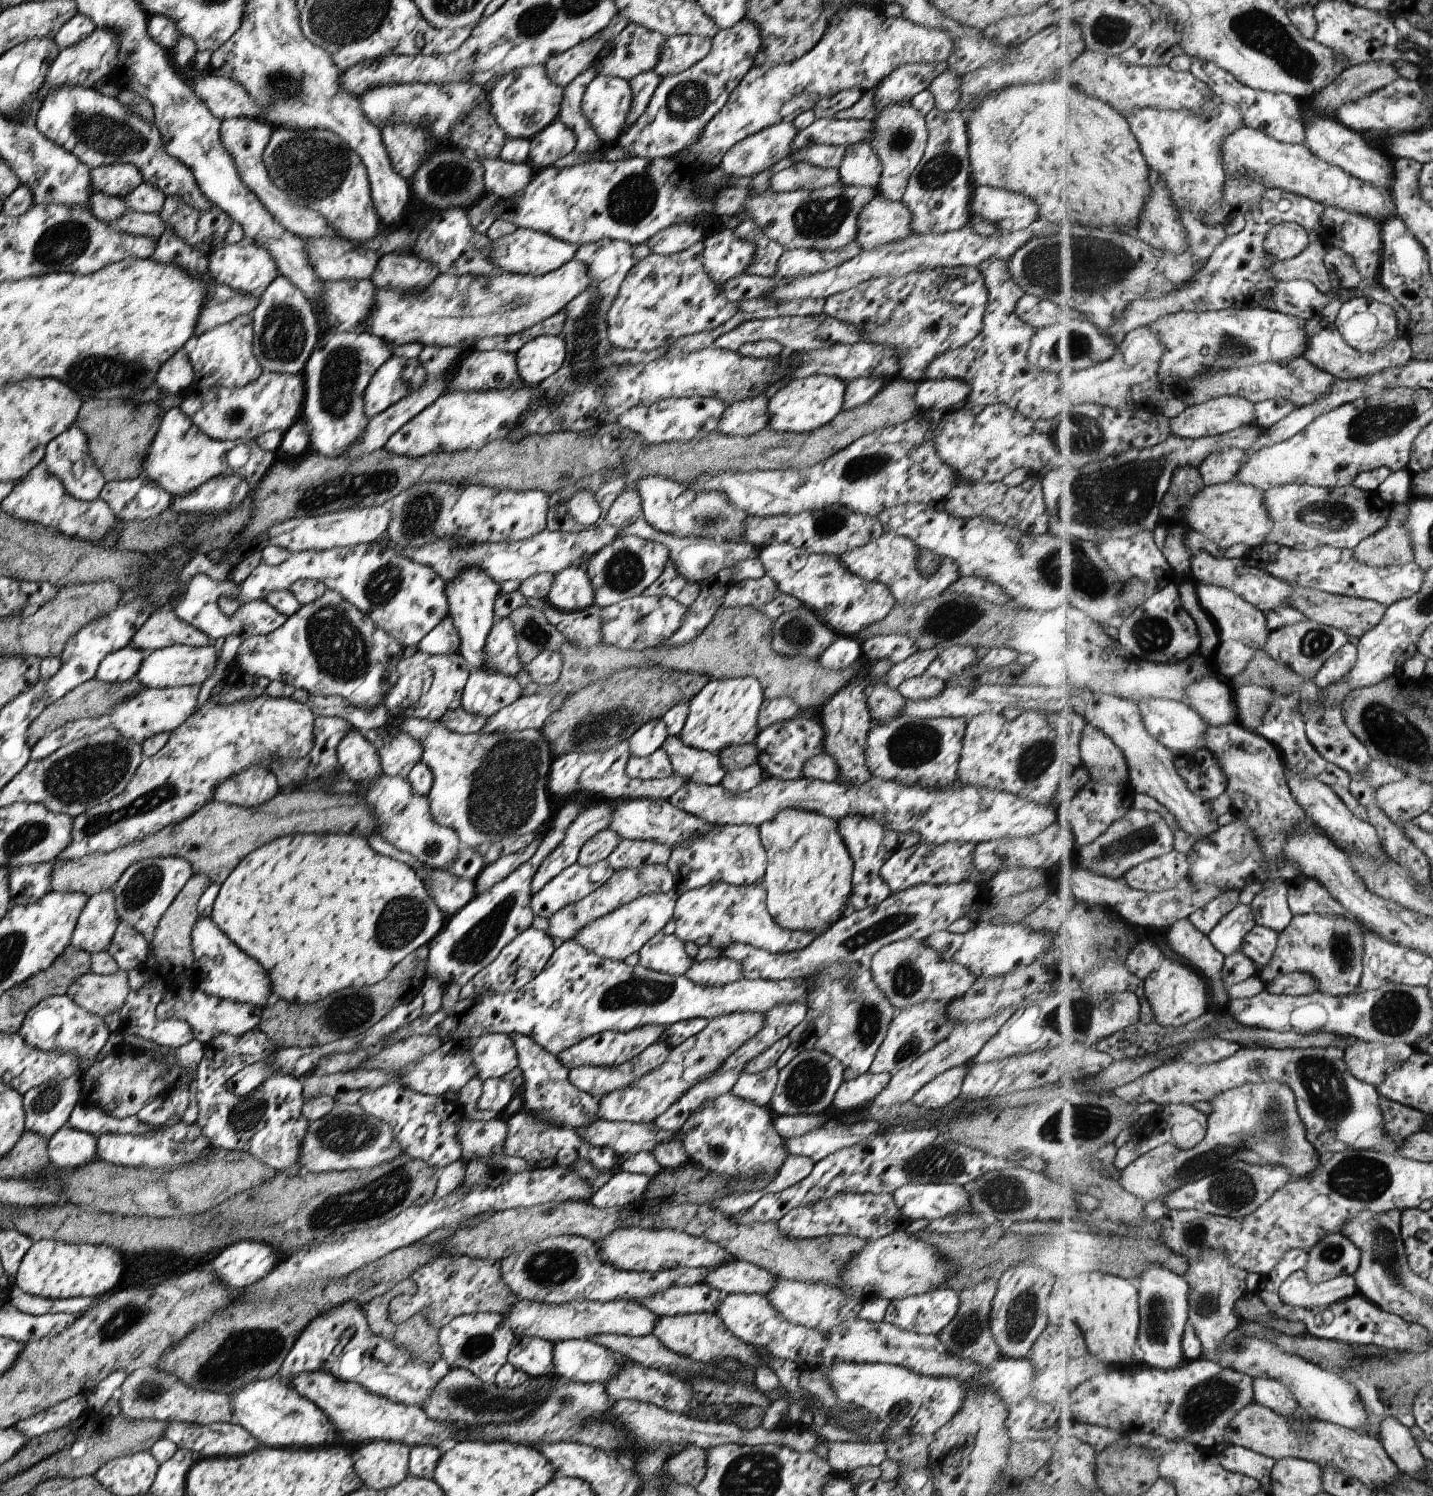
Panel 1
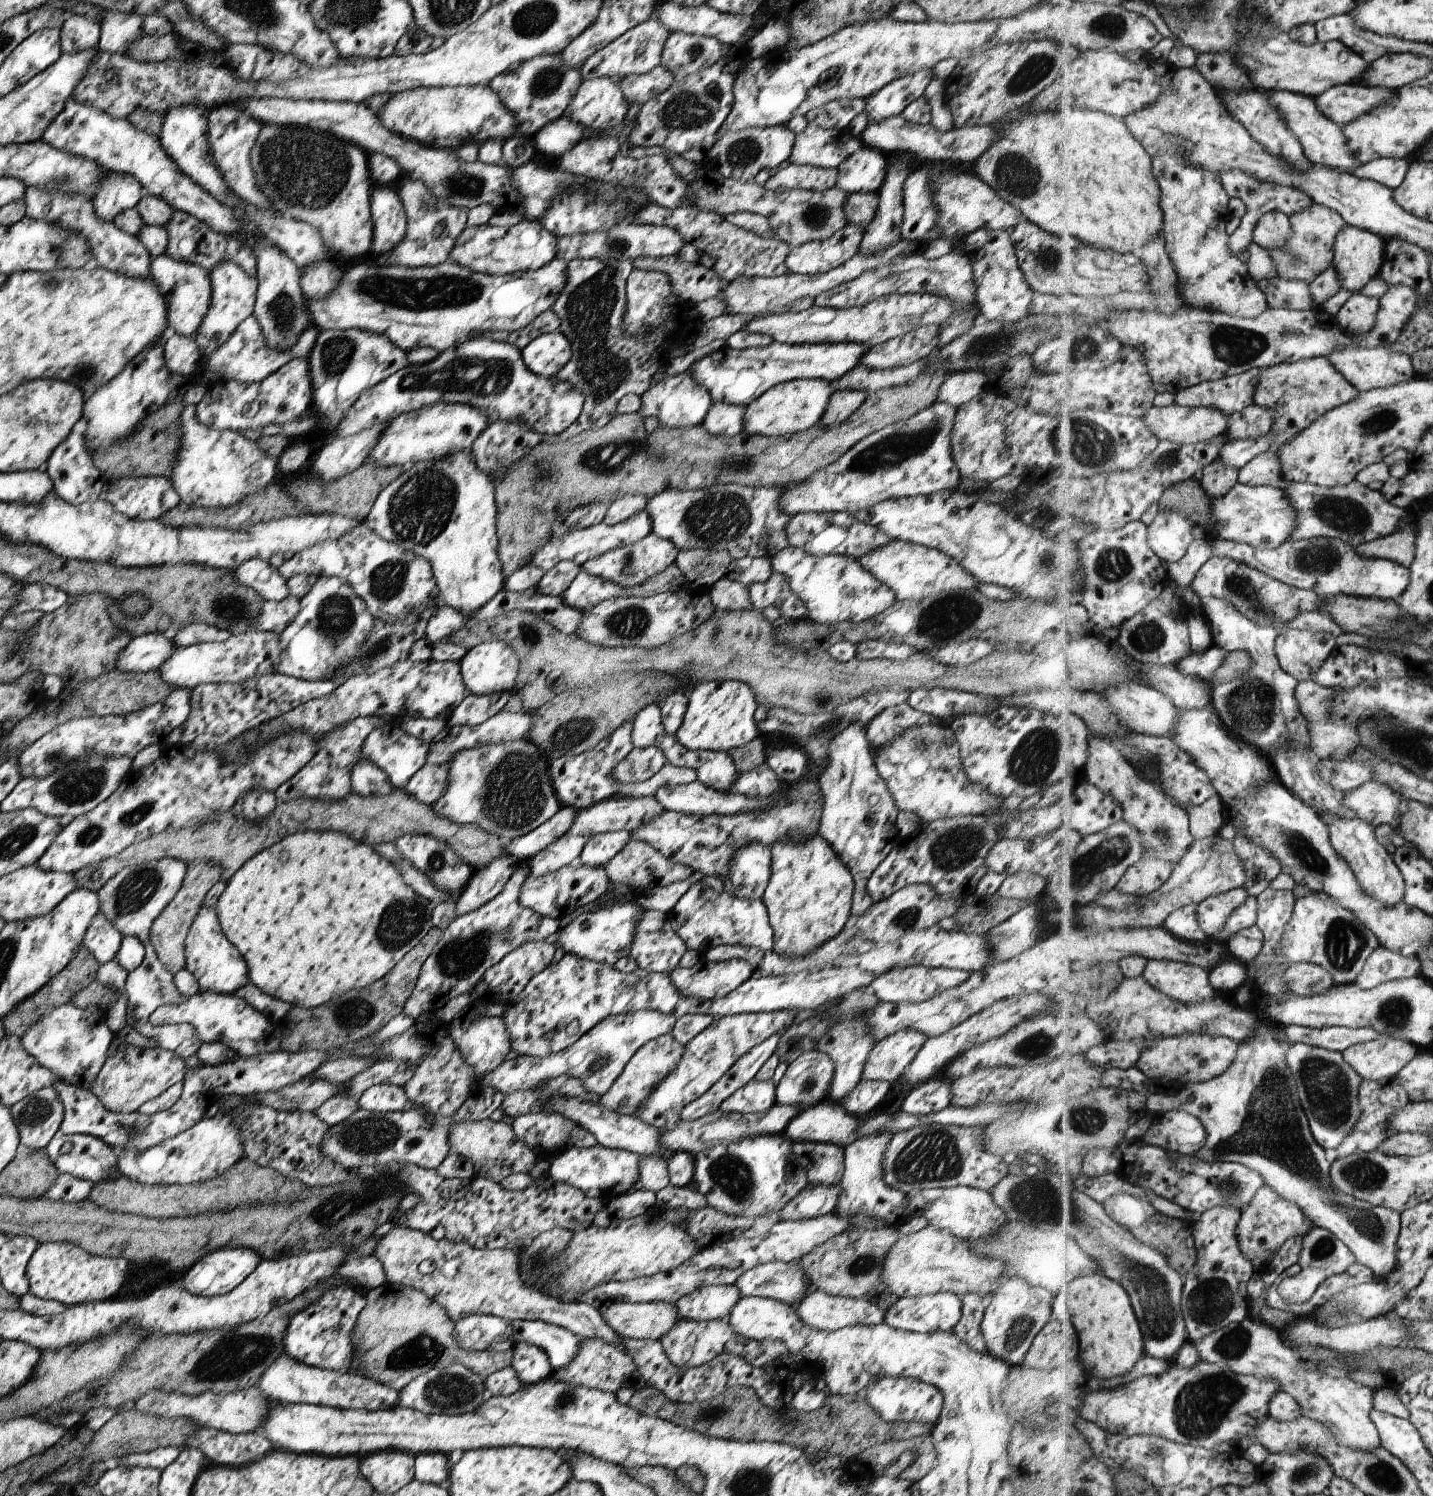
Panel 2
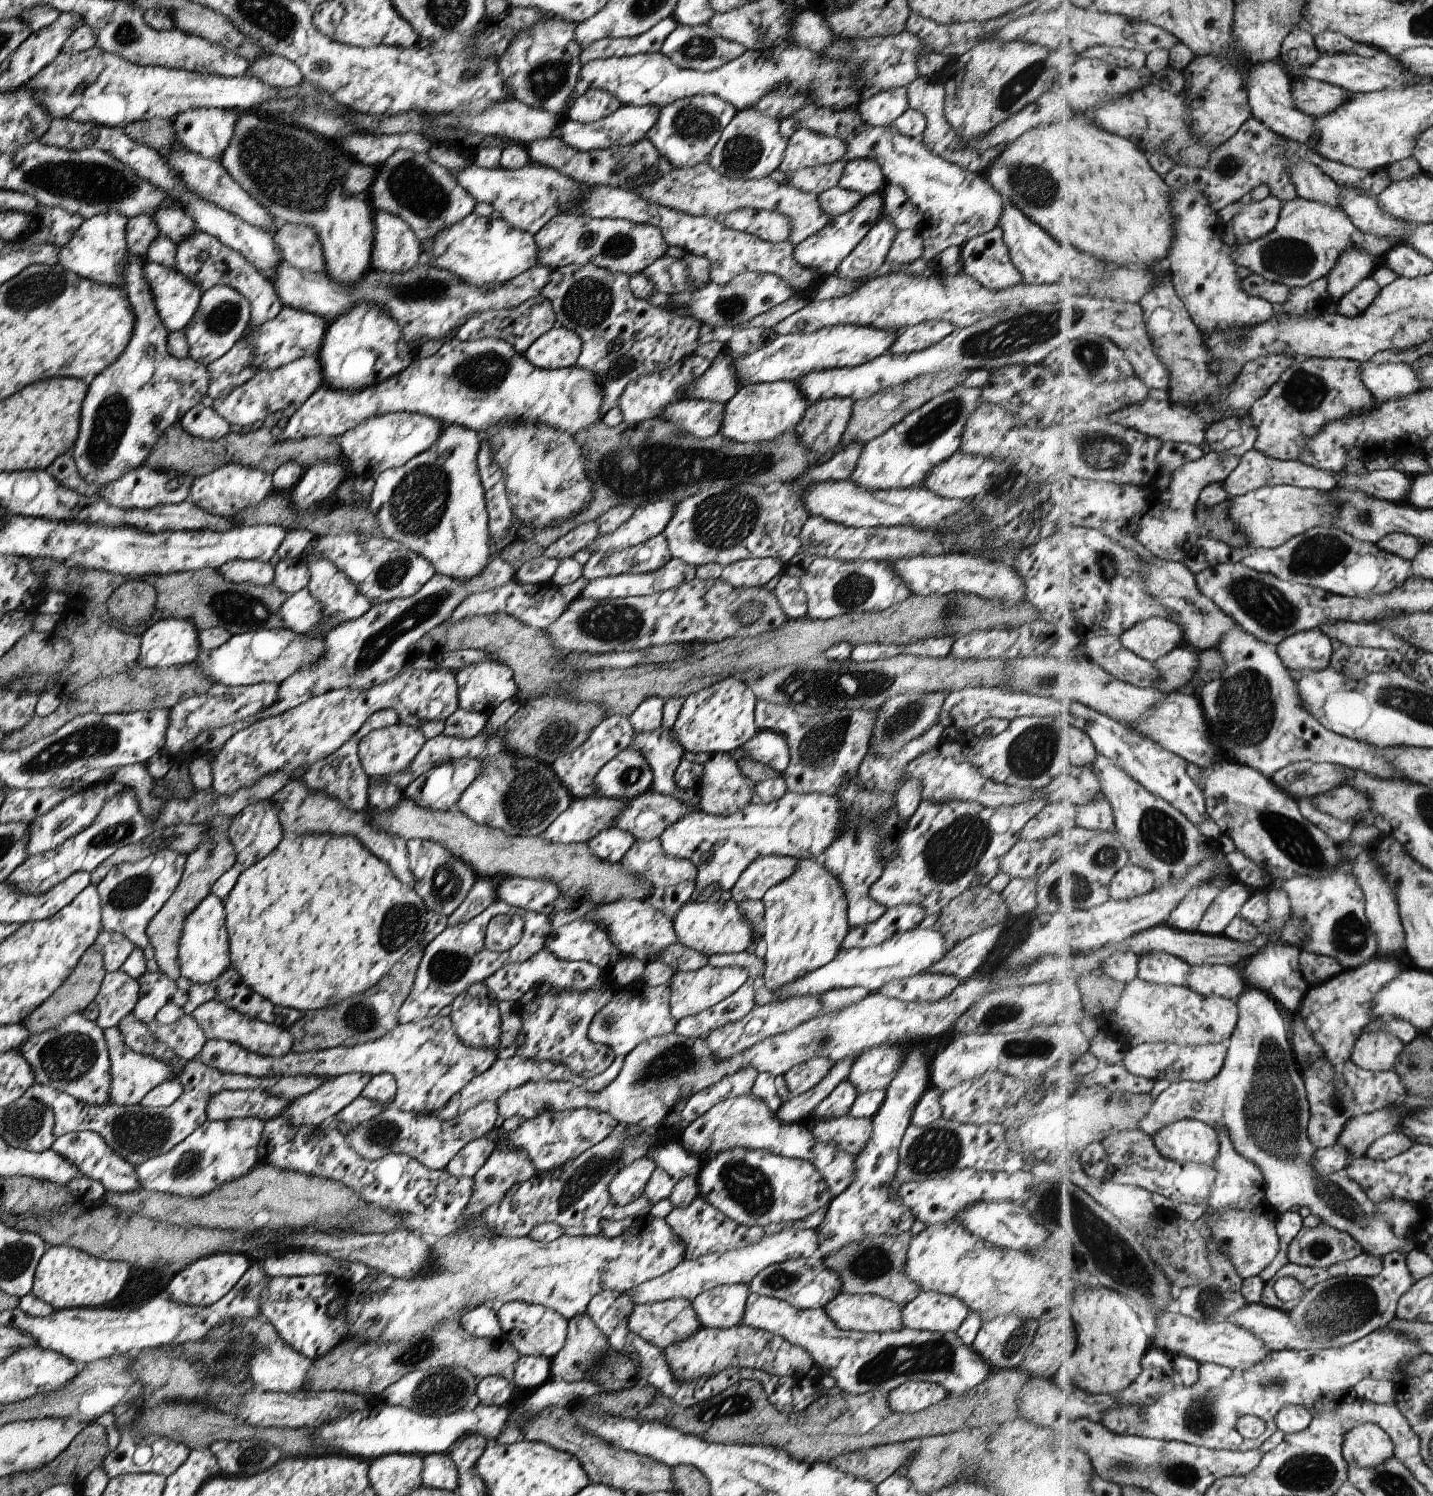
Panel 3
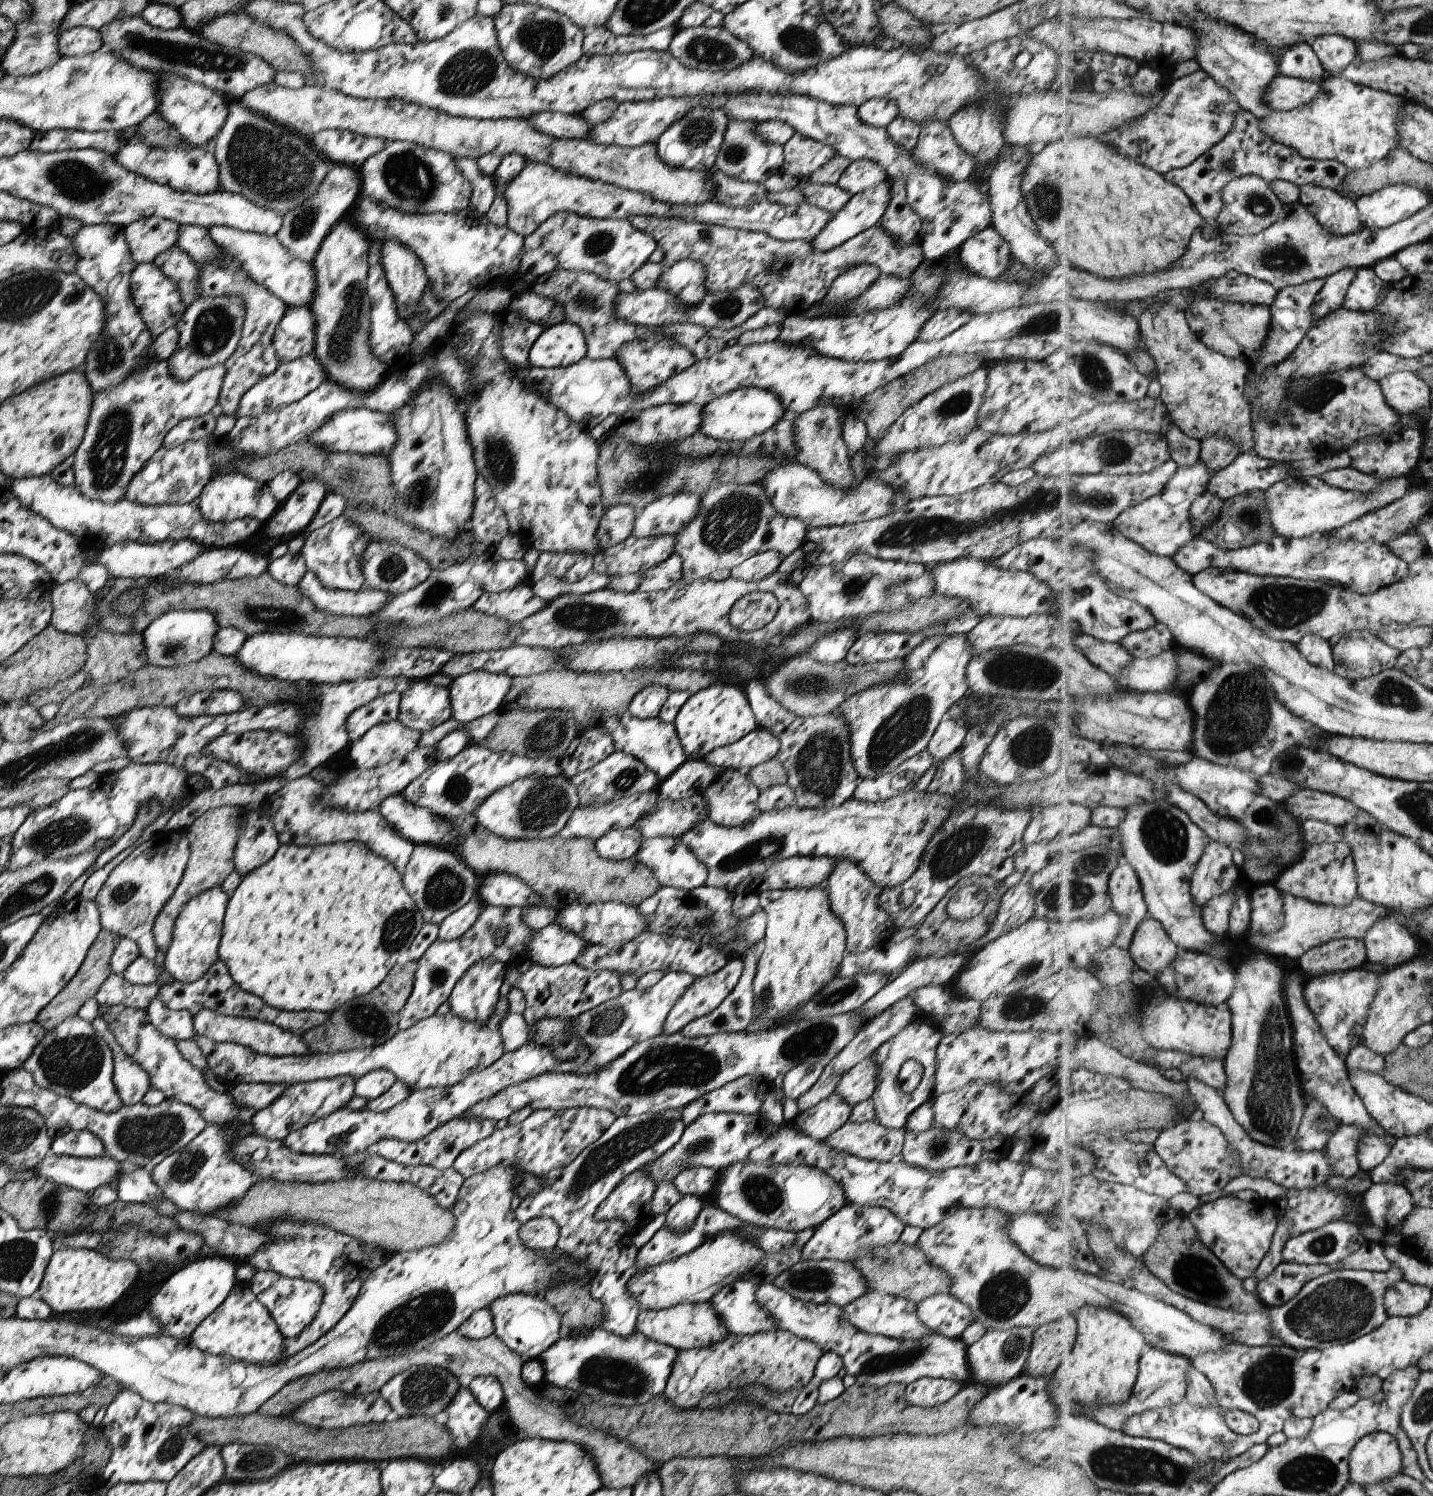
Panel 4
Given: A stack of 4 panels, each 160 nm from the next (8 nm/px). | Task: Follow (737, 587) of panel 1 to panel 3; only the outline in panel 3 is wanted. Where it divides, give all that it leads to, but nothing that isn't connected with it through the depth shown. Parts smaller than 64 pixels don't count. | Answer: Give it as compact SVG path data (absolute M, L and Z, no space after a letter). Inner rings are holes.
M781 573L775 588L773 588L773 596L787 619L806 617L807 602L805 594L801 592L797 577Z

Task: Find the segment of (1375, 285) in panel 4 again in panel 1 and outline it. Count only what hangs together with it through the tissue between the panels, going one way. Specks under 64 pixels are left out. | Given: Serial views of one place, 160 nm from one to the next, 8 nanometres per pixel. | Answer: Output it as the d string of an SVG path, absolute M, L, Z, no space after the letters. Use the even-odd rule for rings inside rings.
M1358 294L1351 297L1341 309L1335 320L1336 327L1345 337L1345 340L1362 351L1376 351L1390 345L1395 337L1399 337L1398 316L1396 310L1388 304L1379 302L1373 297Z

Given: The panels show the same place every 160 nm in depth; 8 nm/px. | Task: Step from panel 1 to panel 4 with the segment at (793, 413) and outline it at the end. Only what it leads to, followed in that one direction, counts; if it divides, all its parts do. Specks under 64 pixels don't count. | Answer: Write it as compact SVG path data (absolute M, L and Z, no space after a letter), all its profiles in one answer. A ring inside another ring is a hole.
M741 387L716 396L700 407L698 431L717 440L746 441L773 426L784 412L782 404L773 393L757 387Z

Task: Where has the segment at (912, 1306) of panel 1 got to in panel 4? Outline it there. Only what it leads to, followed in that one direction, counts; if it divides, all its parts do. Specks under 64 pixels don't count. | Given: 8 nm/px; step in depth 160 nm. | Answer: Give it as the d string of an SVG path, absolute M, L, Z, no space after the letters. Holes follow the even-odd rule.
M934 1294L924 1298L916 1303L916 1315L919 1321L930 1328L931 1332L952 1339L959 1339L969 1323L973 1322L969 1307L951 1294Z

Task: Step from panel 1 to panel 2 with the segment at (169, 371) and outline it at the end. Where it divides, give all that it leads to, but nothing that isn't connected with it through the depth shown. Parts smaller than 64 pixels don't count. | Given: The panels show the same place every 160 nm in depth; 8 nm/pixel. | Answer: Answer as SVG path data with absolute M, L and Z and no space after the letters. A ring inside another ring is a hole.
M170 332L165 337L163 348L165 366L172 373L194 375L199 349L193 338Z

